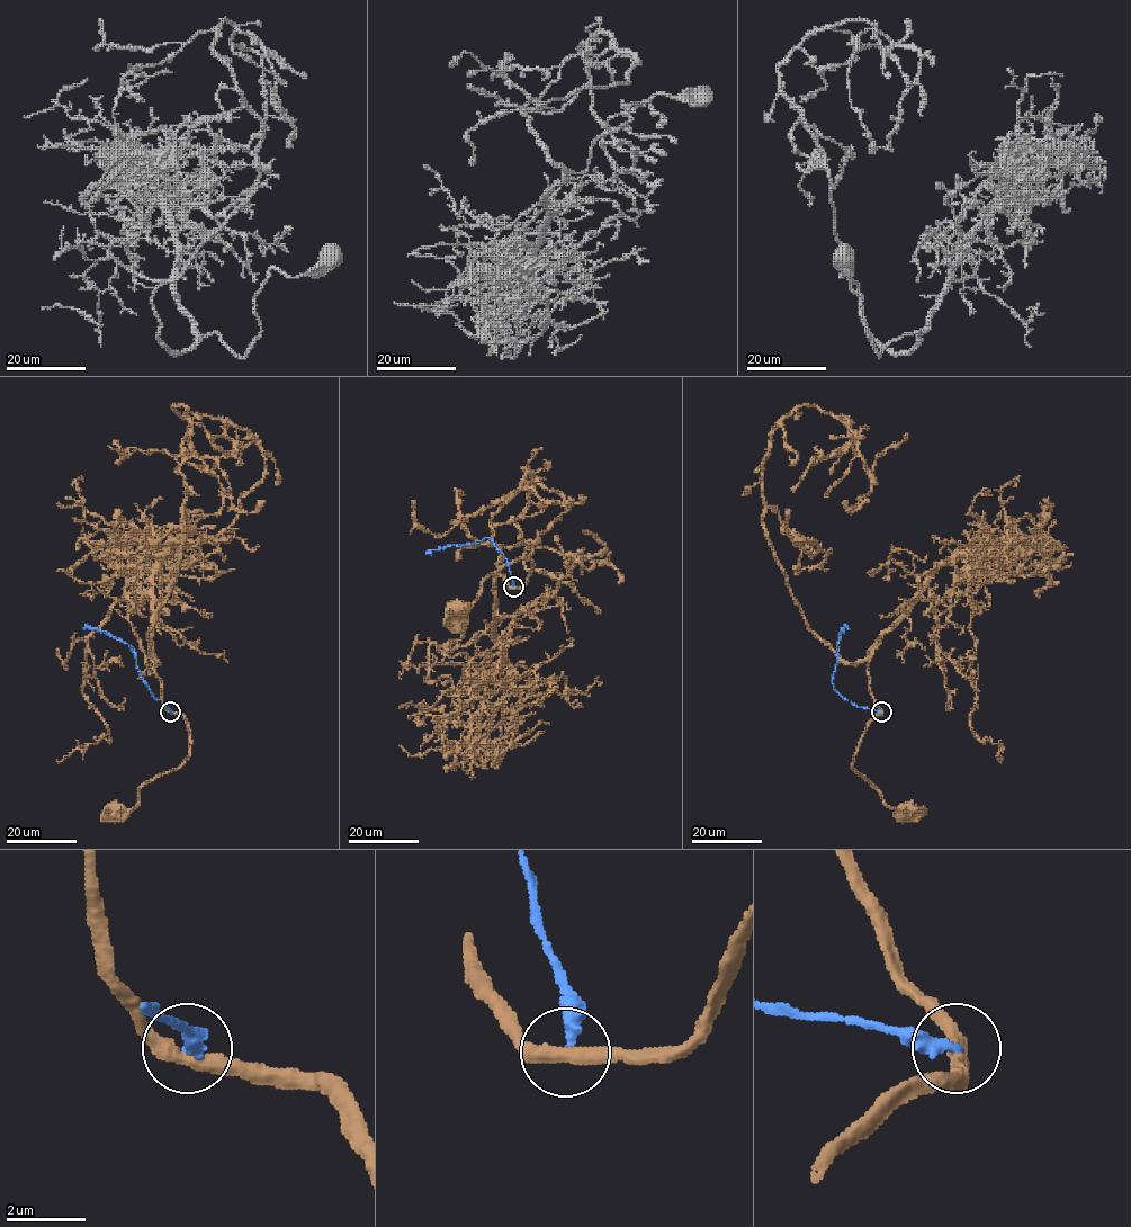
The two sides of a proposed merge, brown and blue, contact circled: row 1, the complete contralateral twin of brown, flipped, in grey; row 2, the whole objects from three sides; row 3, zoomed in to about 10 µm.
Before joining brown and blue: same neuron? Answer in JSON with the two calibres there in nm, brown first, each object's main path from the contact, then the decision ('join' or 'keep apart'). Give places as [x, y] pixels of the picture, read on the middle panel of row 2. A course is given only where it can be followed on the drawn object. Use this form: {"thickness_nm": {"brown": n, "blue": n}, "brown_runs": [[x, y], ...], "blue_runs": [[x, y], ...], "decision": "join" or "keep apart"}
{"thickness_nm": {"brown": 380, "blue": 300}, "brown_runs": [[512, 588], [523, 587], [532, 563], [524, 558], [504, 564], [490, 574], [477, 598], [466, 609], [459, 608]], "blue_runs": [[512, 588], [508, 561], [490, 538], [427, 553]], "decision": "keep apart"}

